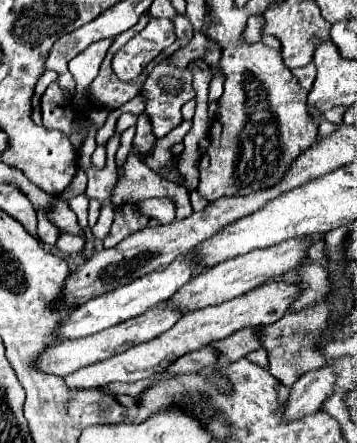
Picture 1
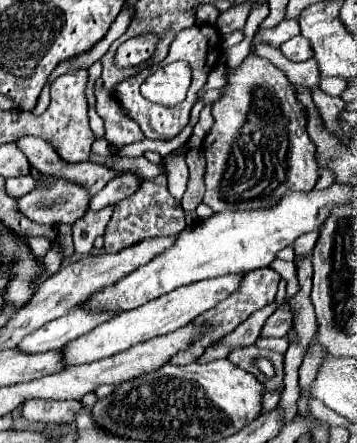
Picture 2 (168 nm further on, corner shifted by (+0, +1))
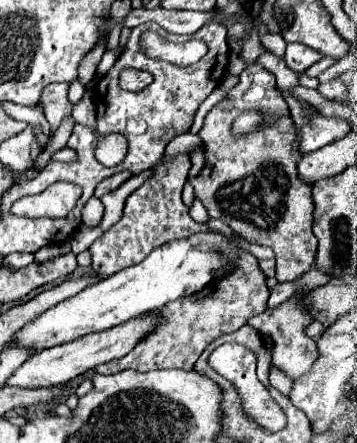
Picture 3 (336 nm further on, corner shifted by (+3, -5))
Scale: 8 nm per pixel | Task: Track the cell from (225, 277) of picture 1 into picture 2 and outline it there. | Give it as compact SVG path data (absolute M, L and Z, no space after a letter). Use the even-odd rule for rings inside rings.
M237 273L237 275L223 275L223 277L213 277L213 279L205 279L205 281L197 281L191 285L183 285L167 295L161 295L157 299L147 301L145 305L131 309L131 311L123 311L121 315L117 315L115 319L95 327L91 333L69 341L65 345L65 357L63 361L71 367L71 365L81 365L81 363L91 363L109 355L115 355L123 349L129 349L131 345L137 345L141 341L147 341L151 337L157 335L165 335L171 333L187 323L191 323L195 317L203 315L207 309L213 309L219 301L227 299L231 293L235 293L235 289L239 289L239 281L245 277L247 273Z

